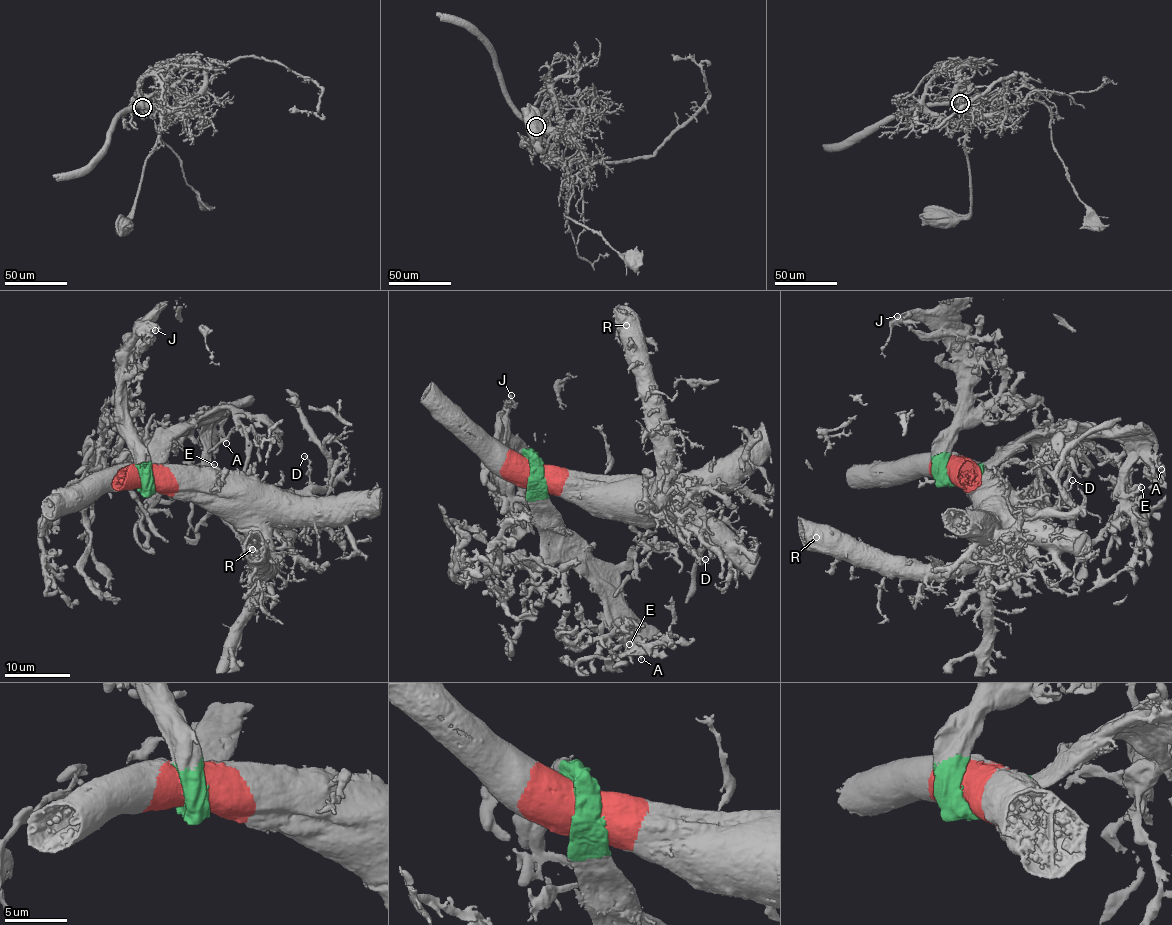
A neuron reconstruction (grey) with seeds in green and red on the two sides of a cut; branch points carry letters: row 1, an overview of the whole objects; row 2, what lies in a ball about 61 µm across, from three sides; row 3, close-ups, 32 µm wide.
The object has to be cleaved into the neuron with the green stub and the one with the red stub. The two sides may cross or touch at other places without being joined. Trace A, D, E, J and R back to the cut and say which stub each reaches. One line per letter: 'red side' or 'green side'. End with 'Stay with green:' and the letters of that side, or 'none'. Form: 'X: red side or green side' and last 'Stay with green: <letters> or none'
A: green side
D: red side
E: green side
J: green side
R: red side
Stay with green: A, E, J

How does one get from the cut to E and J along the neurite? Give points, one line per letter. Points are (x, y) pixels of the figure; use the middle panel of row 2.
E: (535, 472), (533, 487), (544, 508), (571, 541), (571, 565), (601, 600), (611, 629), (624, 629), (630, 644)
J: (535, 472), (530, 459), (507, 471), (498, 471), (492, 465), (493, 436), (511, 394)

